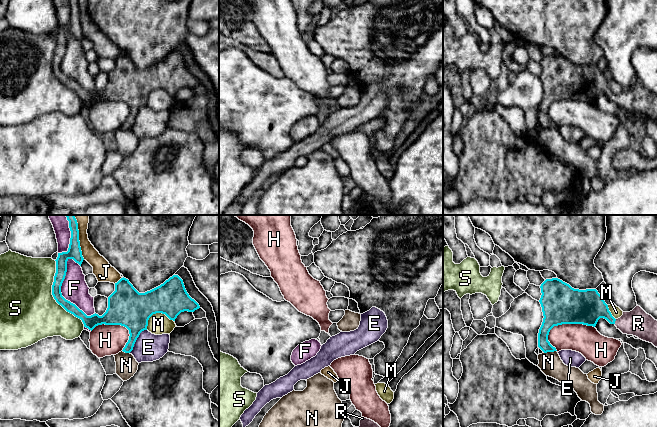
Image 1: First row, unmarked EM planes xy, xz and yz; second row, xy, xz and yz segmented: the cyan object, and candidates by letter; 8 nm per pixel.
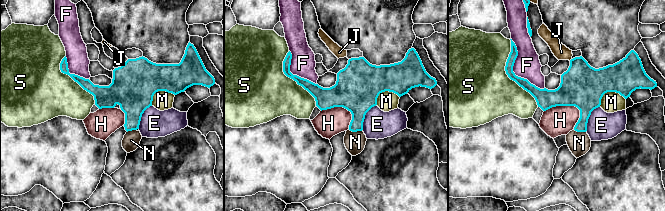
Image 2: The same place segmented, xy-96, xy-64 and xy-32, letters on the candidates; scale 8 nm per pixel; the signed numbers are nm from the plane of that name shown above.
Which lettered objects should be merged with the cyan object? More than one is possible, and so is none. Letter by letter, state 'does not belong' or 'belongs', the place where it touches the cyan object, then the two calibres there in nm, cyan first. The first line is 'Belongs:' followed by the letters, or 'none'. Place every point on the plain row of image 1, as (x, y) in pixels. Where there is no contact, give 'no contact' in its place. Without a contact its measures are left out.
Belongs: R
E: does not belong | xy (136, 115) | 300/220 nm
F: does not belong | xy (61, 69) | 100/220 nm
H: does not belong | yz (567, 99) | 320/220 nm
J: does not belong | xy (79, 18) | 120/130 nm
M: does not belong | xy (155, 89) | 300/170 nm
N: does not belong | yz (549, 127) | 120/190 nm
R: belongs | yz (615, 96) | 280/220 nm
S: does not belong | xy (53, 72) | 100/460 nm

